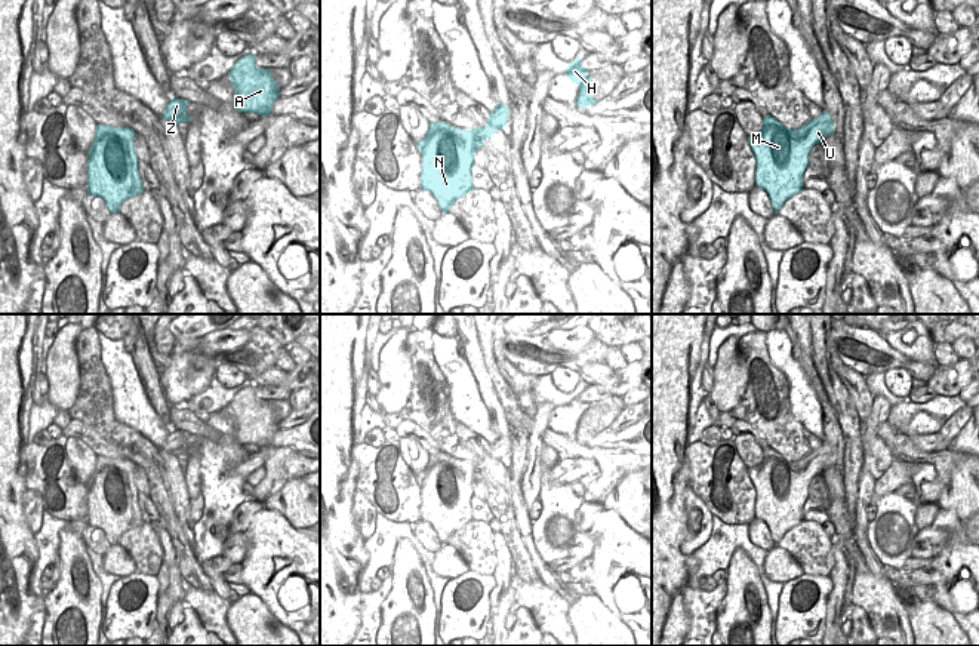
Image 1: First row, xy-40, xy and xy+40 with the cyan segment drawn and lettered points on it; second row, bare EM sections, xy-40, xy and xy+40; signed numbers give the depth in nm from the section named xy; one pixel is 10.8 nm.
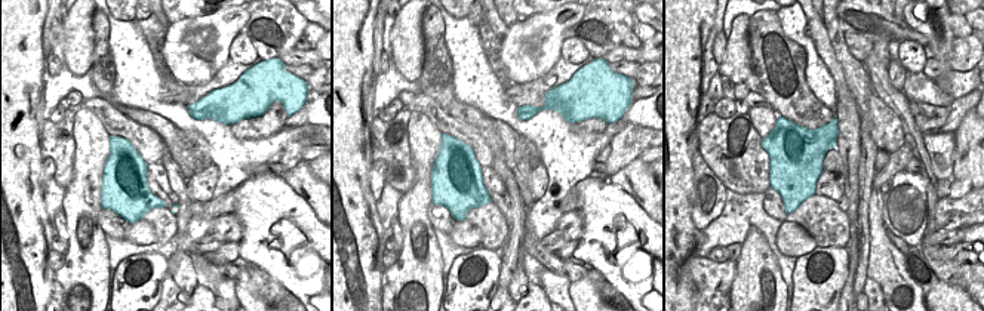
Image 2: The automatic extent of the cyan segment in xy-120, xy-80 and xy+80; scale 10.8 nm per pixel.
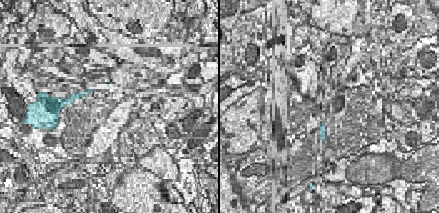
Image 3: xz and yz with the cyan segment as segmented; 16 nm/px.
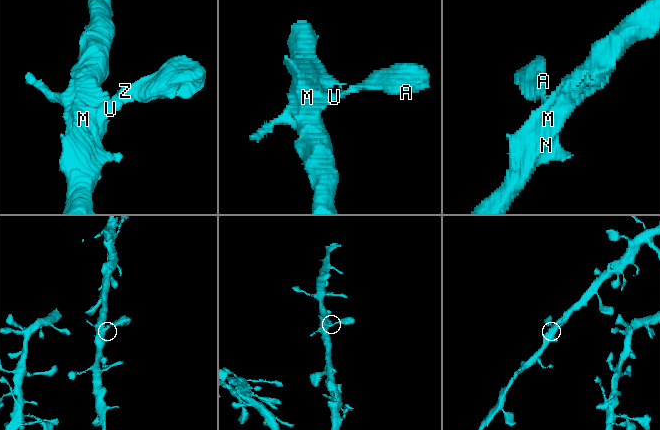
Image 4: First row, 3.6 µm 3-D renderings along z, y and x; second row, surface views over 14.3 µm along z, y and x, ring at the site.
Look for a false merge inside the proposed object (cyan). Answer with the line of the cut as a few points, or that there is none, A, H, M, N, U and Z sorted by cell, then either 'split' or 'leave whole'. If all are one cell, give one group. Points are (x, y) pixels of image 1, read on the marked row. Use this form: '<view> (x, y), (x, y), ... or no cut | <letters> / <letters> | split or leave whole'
no cut | A H M N U Z | leave whole

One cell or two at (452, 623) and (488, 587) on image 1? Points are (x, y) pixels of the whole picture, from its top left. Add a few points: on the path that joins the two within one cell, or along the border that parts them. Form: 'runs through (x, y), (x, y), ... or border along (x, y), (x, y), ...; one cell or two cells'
runs through (462, 617), (483, 597); one cell

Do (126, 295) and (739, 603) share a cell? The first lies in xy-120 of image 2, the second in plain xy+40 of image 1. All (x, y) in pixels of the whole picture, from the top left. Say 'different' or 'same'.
different

